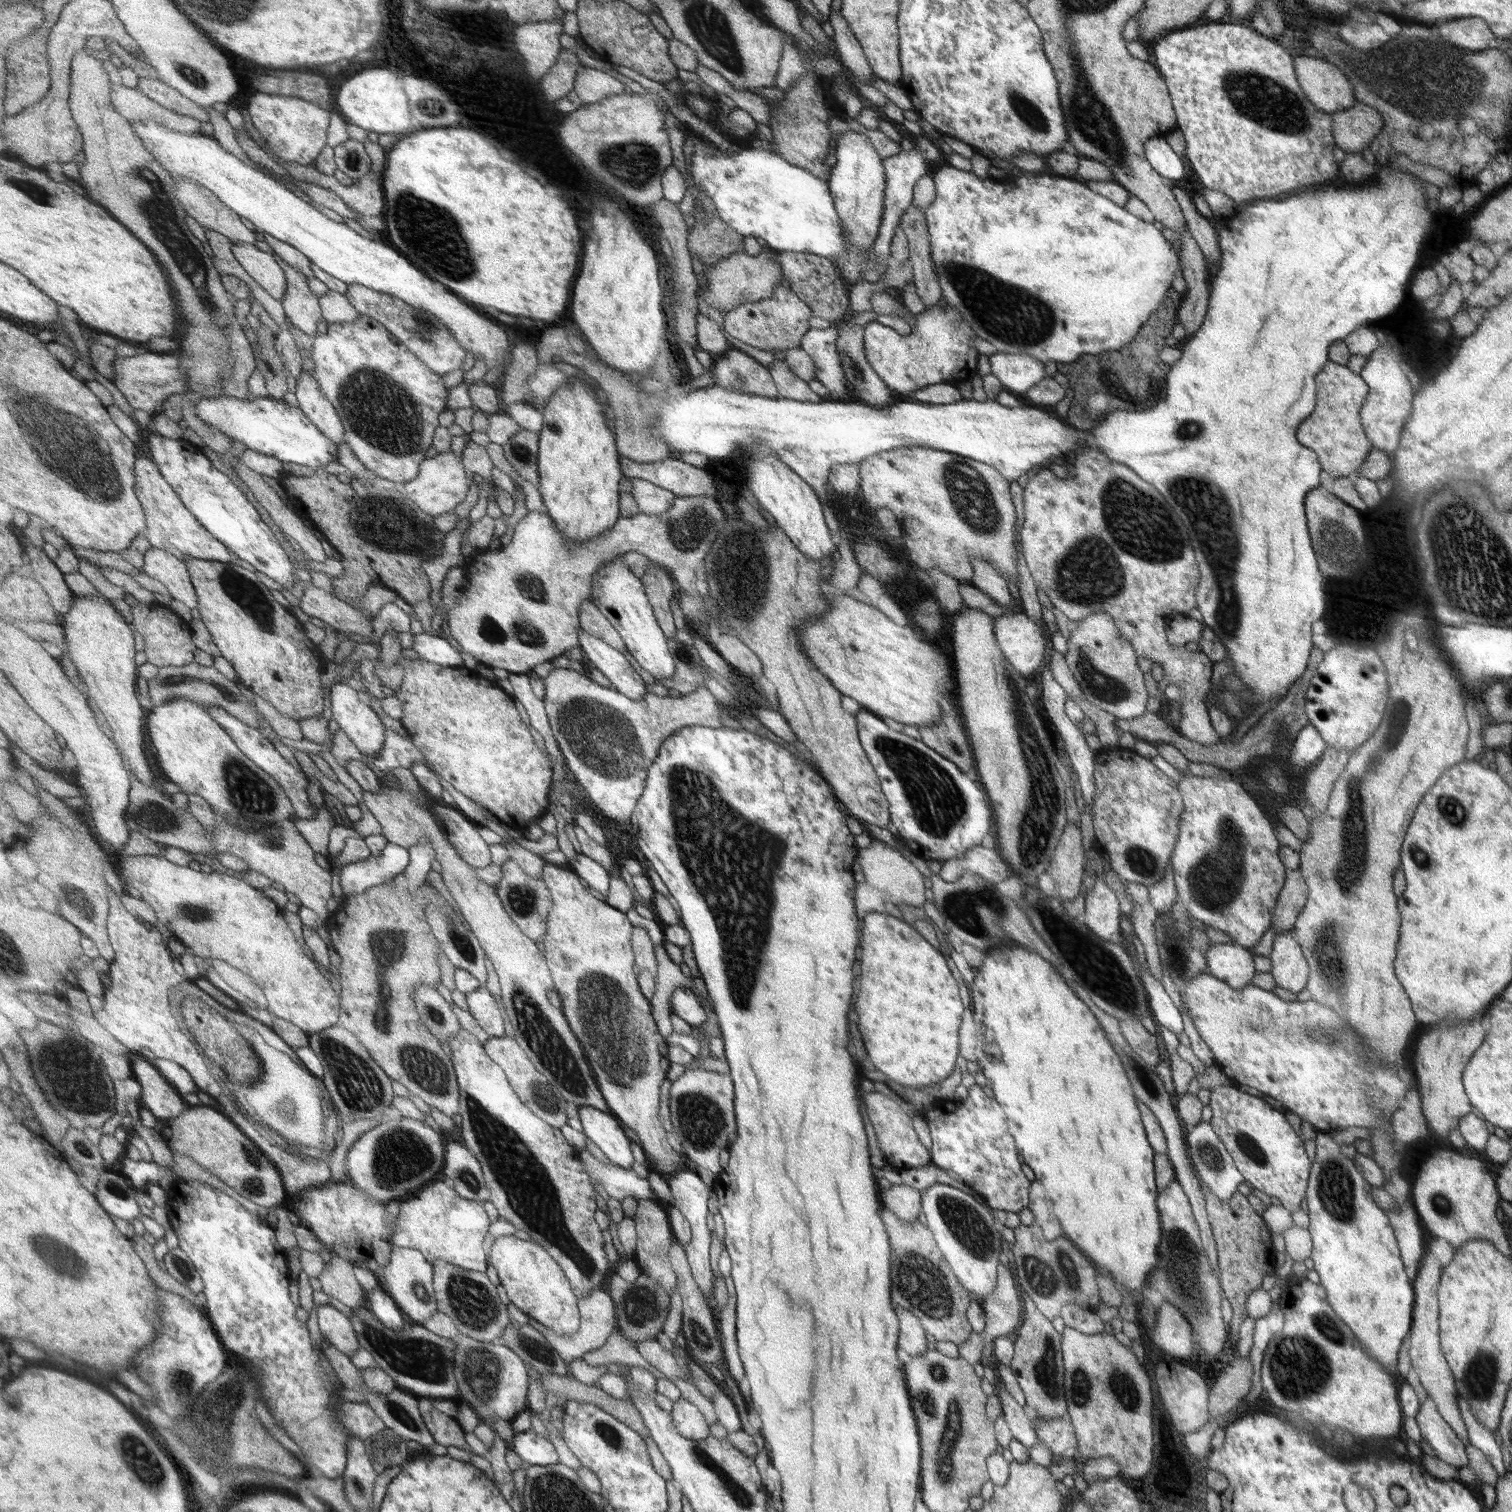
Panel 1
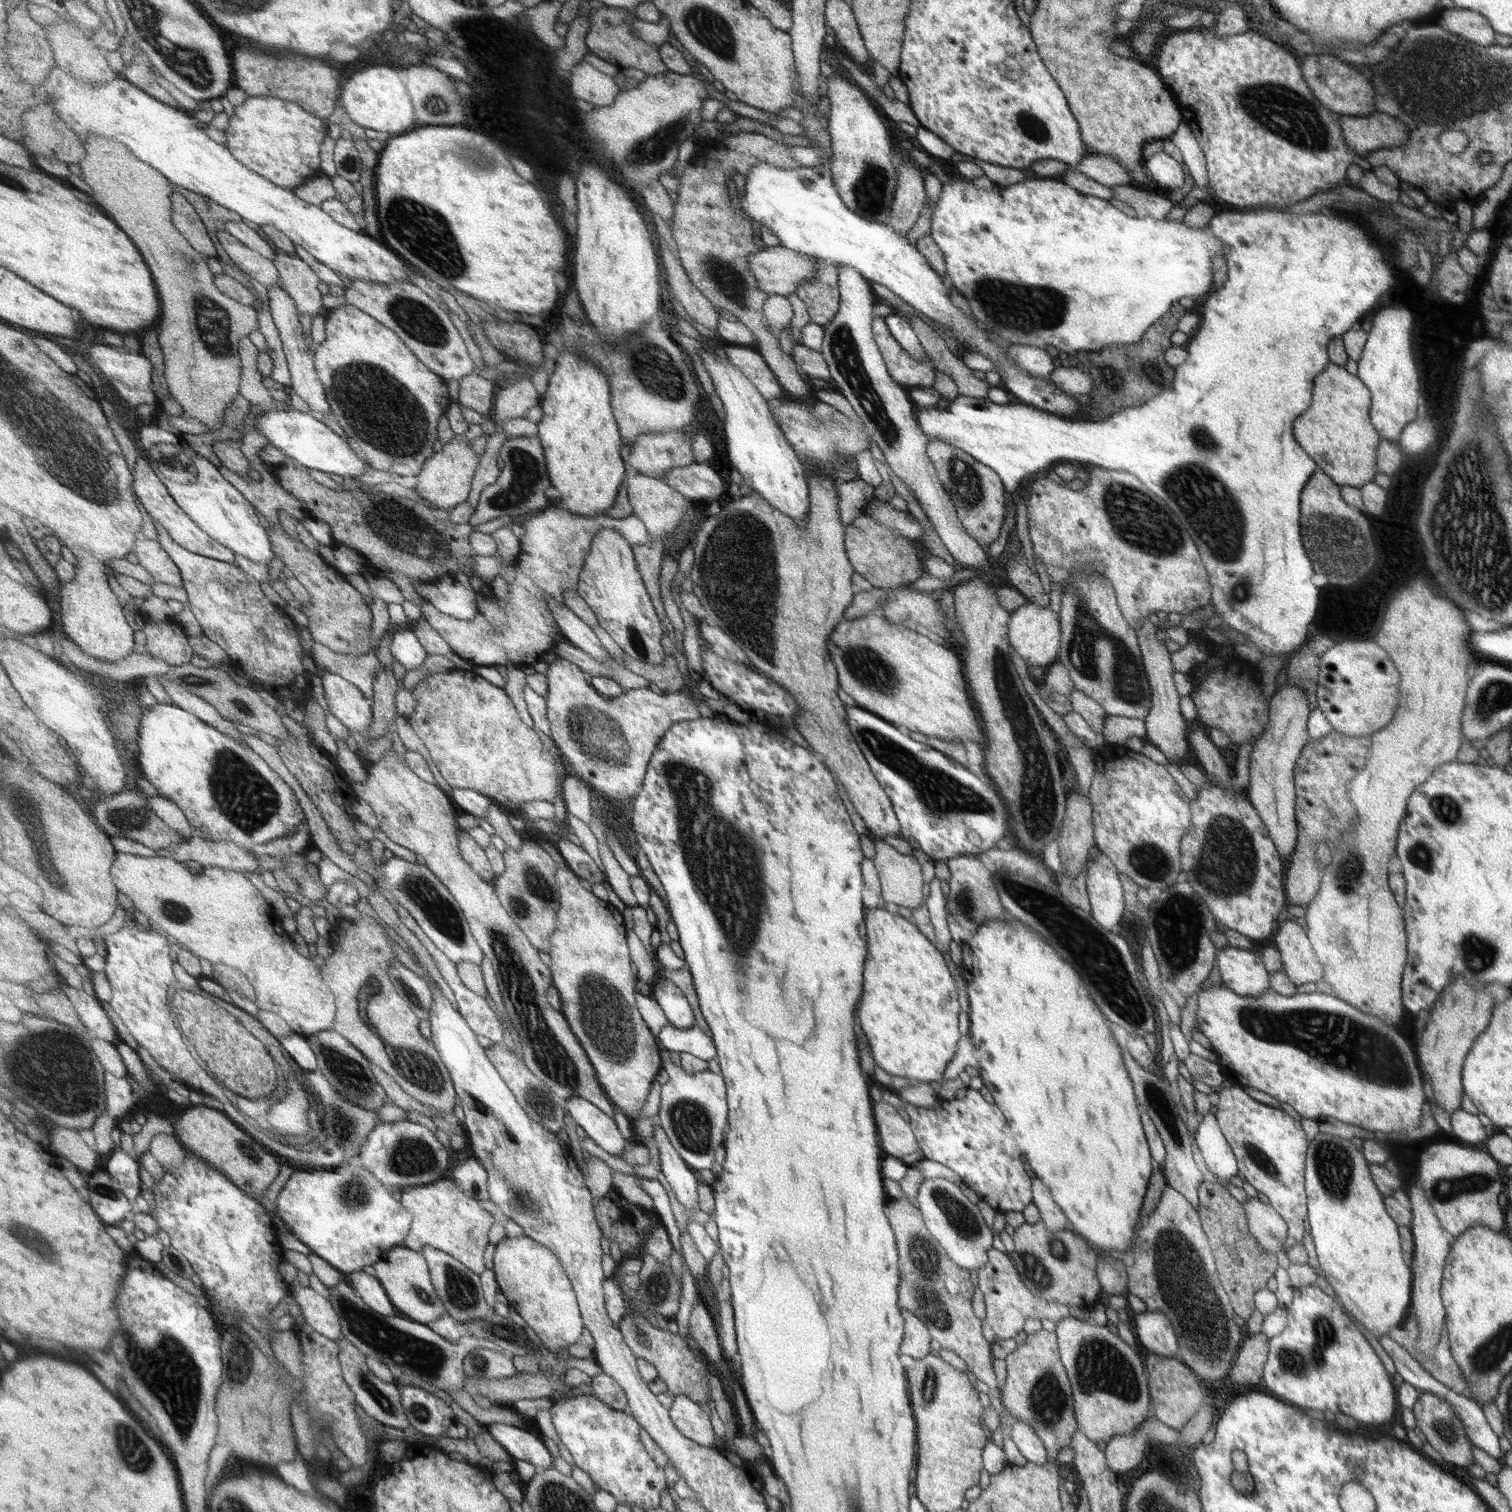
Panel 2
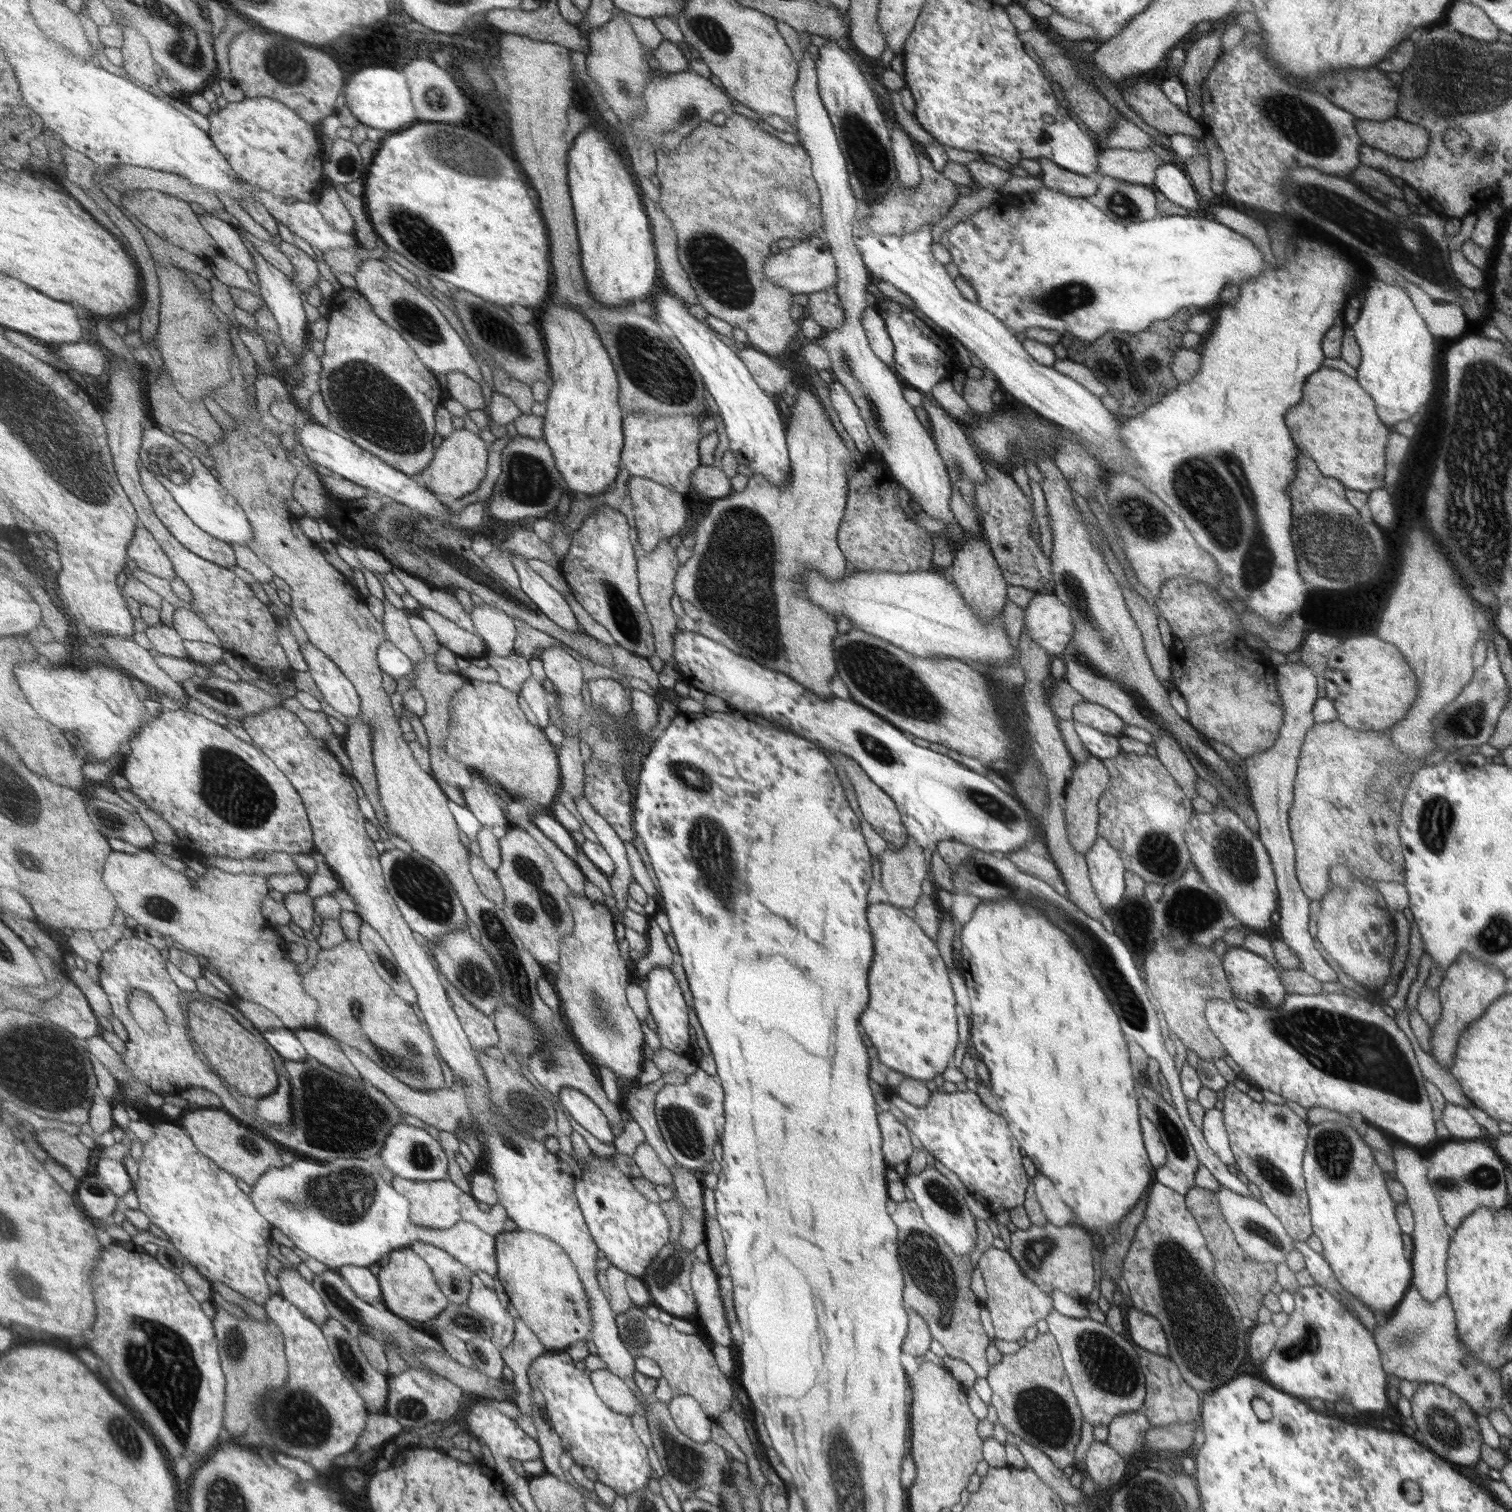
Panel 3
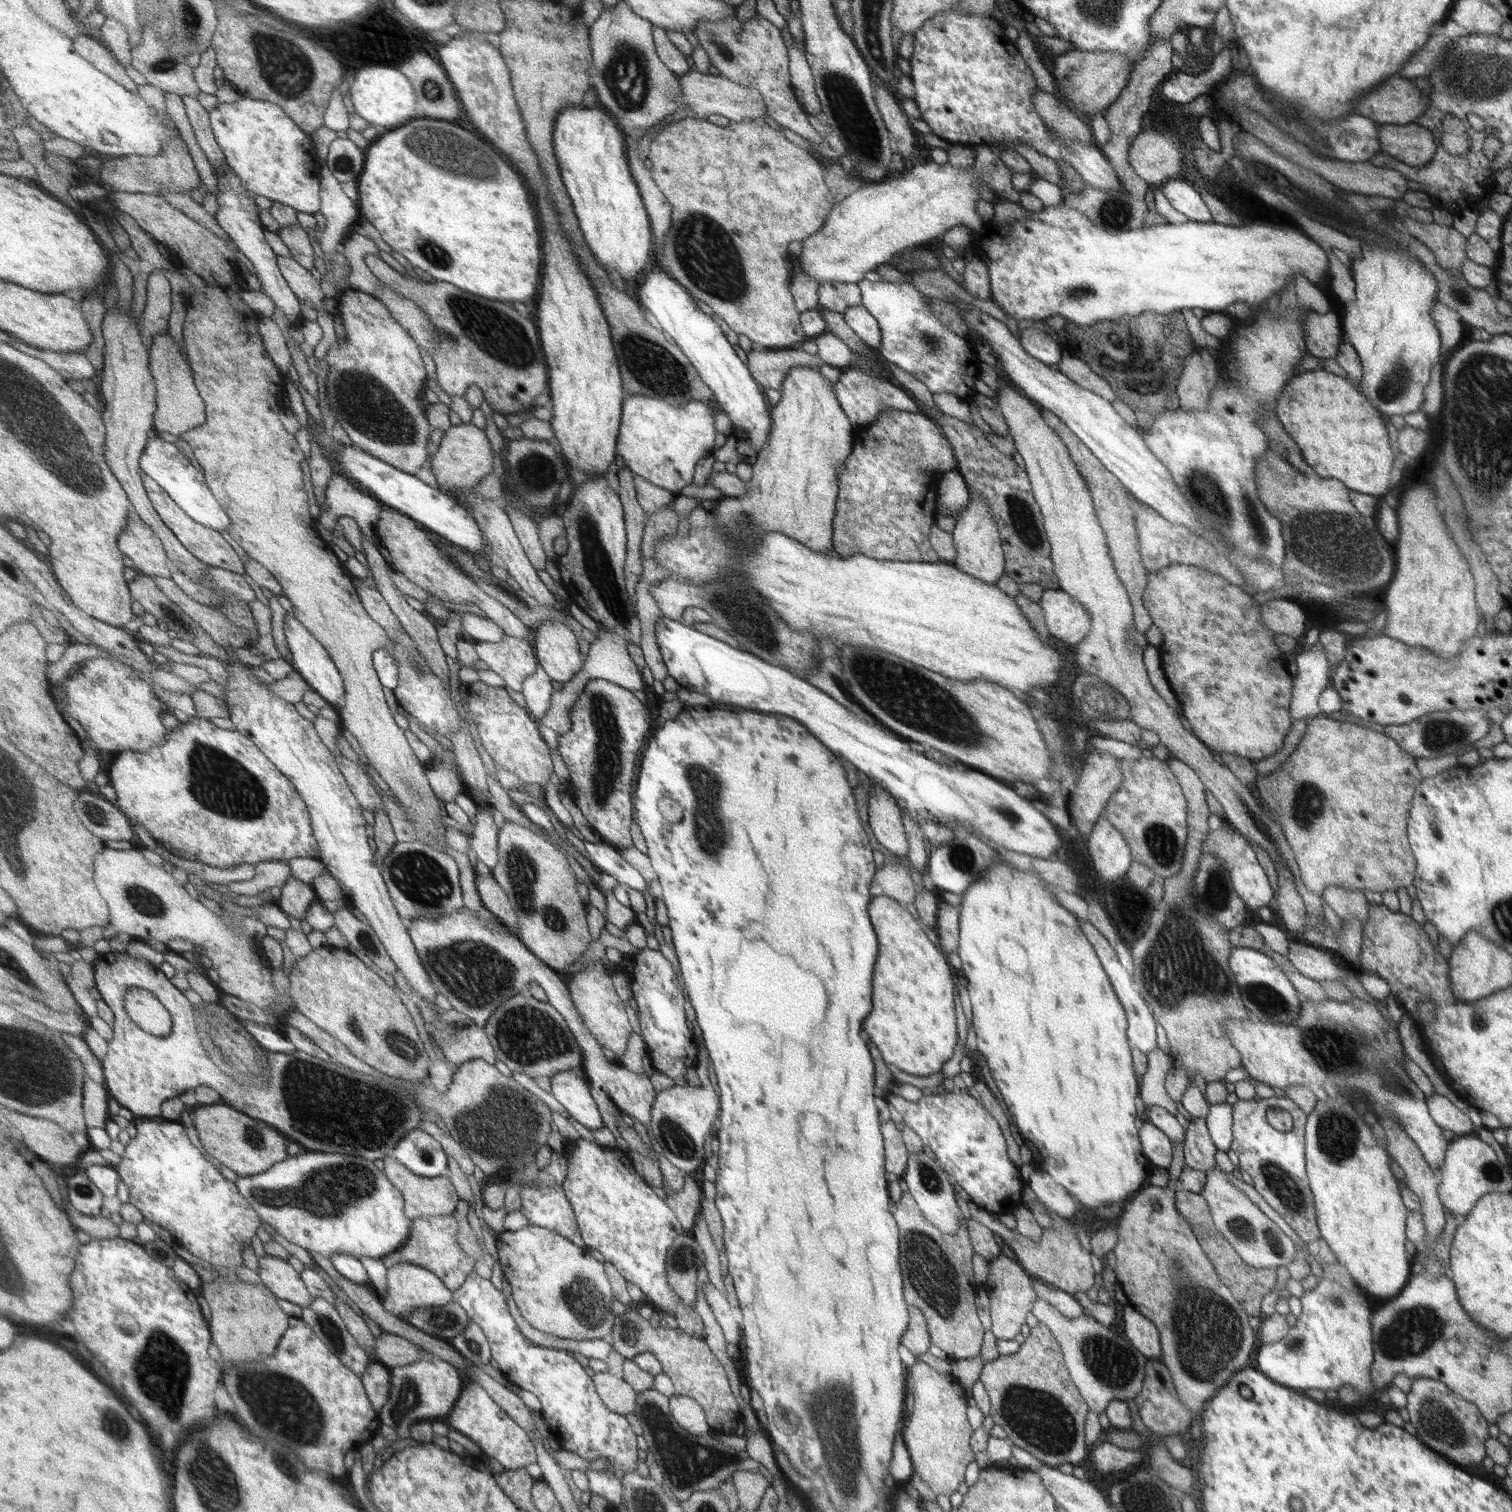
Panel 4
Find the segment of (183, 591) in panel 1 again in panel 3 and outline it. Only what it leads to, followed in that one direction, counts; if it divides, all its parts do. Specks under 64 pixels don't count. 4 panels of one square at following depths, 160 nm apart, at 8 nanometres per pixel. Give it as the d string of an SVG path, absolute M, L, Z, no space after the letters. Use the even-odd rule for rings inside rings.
M139 525L133 542L129 544L129 558L137 567L171 581L177 578L176 570L167 553L153 537L153 533L145 526Z

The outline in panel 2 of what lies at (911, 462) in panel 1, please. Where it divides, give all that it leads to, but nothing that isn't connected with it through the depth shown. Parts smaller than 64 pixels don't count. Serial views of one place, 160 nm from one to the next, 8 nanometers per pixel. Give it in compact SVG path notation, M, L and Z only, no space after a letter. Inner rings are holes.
M929 439L926 453L943 488L954 504L958 519L967 534L979 545L991 544L998 538L999 528L1004 519L1005 493L1000 477L992 468L976 461L969 453L955 448L953 445L942 443L939 439Z

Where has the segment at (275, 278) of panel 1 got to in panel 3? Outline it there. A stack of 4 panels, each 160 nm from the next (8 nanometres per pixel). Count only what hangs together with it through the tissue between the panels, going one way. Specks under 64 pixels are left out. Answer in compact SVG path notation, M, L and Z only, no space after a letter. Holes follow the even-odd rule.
M204 212L198 217L202 225L212 234L212 237L218 242L221 254L235 261L239 266L243 266L249 272L256 272L256 262L249 250L244 245L241 235L236 227L220 220L211 214Z

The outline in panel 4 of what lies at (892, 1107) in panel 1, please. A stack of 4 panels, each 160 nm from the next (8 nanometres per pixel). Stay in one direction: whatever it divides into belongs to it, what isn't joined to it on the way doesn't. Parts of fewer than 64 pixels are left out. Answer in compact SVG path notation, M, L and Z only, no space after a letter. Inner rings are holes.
M888 1119L881 1122L881 1136L884 1136L885 1147L885 1171L900 1177L905 1171L905 1158L907 1152L903 1148L899 1130L895 1128L895 1123Z

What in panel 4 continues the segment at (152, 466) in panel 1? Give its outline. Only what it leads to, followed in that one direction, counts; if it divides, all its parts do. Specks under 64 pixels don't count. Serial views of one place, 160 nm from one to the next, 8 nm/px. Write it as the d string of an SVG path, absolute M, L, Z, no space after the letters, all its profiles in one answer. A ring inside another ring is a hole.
M143 473L144 487L148 489L148 495L170 529L175 533L175 537L191 552L197 559L204 561L209 567L223 568L235 572L239 575L246 573L244 560L227 542L223 536L215 529L199 524L193 517L190 517L179 504L173 500L173 497L161 485L153 480L153 477Z

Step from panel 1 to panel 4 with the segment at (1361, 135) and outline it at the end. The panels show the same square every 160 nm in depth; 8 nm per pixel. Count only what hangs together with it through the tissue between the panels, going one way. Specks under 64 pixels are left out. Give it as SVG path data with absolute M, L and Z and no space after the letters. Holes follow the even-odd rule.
M1416 123L1385 124L1379 126L1377 131L1380 136L1380 150L1400 160L1402 164L1423 167L1436 152L1436 139L1426 128Z

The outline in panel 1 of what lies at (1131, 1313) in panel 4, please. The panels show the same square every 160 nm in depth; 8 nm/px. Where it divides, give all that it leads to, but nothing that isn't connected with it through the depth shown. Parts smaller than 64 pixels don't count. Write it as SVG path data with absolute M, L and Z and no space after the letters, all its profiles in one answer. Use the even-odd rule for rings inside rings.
M1162 1303L1156 1308L1155 1322L1149 1332L1151 1342L1163 1352L1179 1358L1187 1358L1191 1354L1193 1336L1191 1324L1187 1317L1181 1316L1175 1305Z

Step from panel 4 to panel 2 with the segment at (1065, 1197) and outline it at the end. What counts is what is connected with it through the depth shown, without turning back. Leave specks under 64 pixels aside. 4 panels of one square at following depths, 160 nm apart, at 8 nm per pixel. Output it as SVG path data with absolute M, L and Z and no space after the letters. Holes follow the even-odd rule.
M1037 1178L1031 1180L1033 1188L1033 1204L1040 1214L1040 1221L1051 1231L1067 1229L1069 1222L1062 1210L1054 1203L1049 1189Z

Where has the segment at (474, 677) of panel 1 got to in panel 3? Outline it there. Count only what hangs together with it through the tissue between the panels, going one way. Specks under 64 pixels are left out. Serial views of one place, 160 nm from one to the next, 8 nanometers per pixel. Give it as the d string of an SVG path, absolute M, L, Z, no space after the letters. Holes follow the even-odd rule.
M464 679L463 686L451 700L449 712L451 721L446 747L451 756L468 766L471 772L479 771L486 777L492 776L512 798L524 796L540 802L549 809L557 802L562 784L558 749L542 727L535 726L527 720L525 712L519 706L519 694L503 688L498 683L479 683Z

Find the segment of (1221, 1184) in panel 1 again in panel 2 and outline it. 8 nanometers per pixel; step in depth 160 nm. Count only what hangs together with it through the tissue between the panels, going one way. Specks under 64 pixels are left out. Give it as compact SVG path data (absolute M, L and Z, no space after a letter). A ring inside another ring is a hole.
M1208 1112L1200 1116L1199 1121L1192 1140L1203 1157L1205 1167L1219 1180L1218 1182L1228 1181L1239 1171L1235 1154L1229 1149L1228 1141L1220 1131L1215 1114Z

